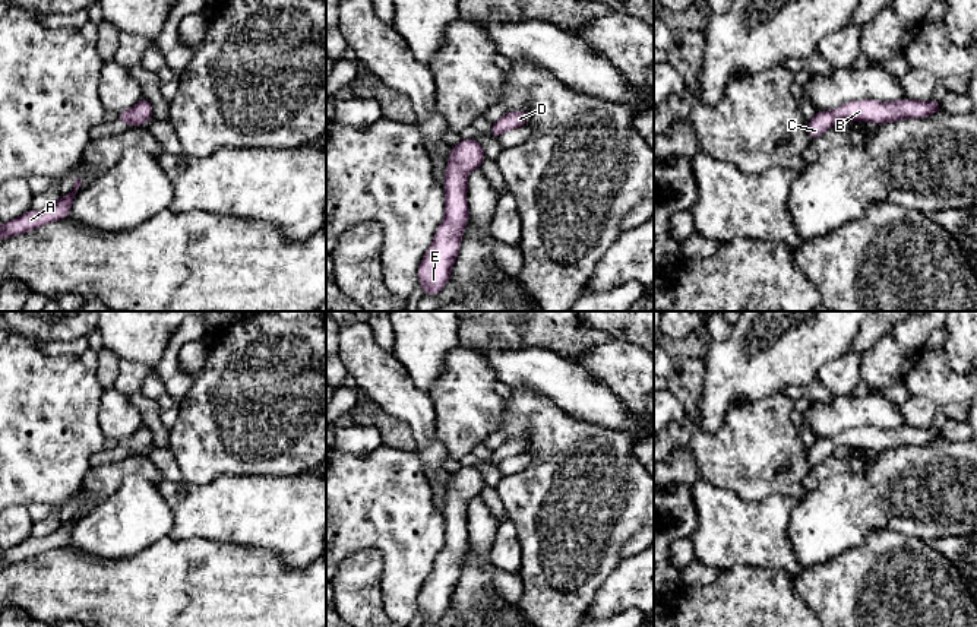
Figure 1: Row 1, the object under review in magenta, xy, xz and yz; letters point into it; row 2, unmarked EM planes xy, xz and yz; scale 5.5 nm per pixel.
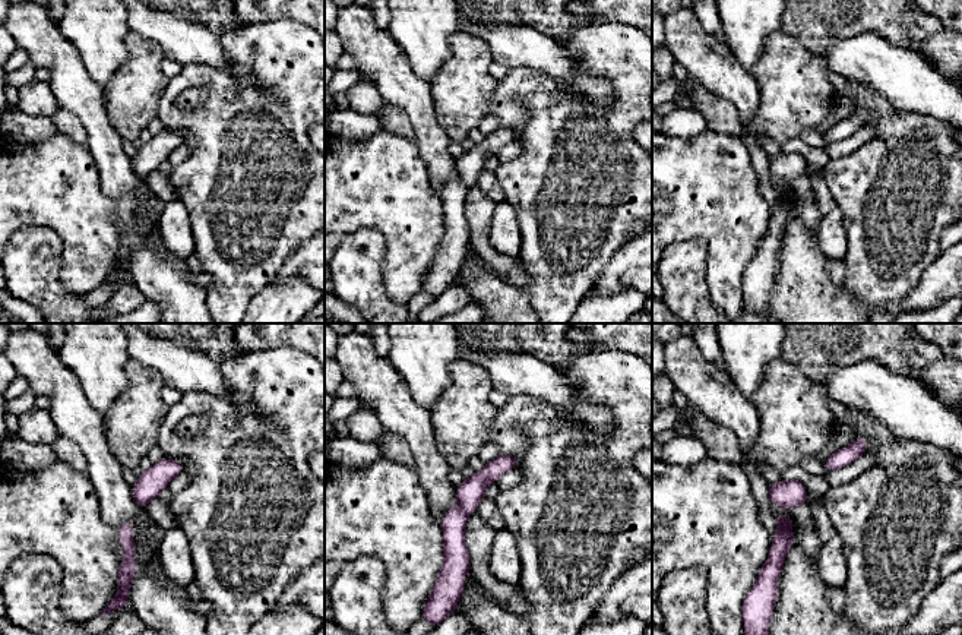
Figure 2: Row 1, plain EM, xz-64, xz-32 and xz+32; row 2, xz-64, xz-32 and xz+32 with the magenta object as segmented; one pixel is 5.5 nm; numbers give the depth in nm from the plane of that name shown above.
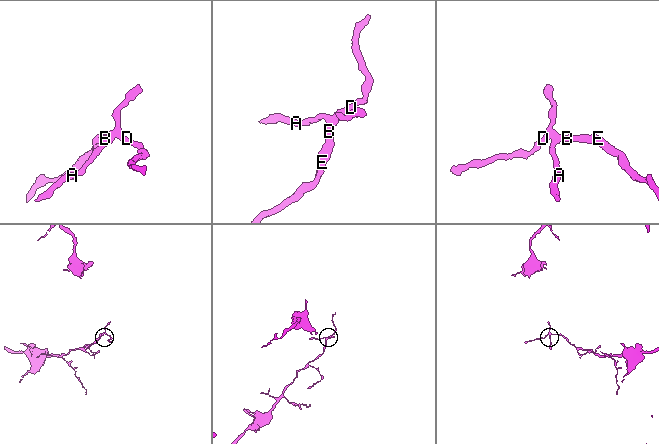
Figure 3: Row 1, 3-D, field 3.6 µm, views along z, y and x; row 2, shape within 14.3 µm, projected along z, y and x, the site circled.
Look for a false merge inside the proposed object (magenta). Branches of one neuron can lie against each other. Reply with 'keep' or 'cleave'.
keep

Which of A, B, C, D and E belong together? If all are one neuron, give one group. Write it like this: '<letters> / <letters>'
A B C D E

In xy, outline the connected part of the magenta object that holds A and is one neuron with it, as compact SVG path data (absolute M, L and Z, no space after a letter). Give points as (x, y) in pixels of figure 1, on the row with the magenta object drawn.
M78 178L75 181L75 189L72 193L61 196L54 205L44 210L31 209L19 218L15 218L6 224L0 224L0 240L16 237L39 227L44 227L50 222L66 219L70 213L73 199L80 184L82 180Z

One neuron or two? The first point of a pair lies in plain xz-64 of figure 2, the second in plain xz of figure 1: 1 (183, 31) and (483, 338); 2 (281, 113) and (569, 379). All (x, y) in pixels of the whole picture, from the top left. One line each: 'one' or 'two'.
1: two
2: two

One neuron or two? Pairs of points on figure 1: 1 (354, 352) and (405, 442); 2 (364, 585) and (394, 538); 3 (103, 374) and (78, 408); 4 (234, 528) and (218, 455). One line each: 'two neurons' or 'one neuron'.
1: two neurons
2: two neurons
3: two neurons
4: two neurons

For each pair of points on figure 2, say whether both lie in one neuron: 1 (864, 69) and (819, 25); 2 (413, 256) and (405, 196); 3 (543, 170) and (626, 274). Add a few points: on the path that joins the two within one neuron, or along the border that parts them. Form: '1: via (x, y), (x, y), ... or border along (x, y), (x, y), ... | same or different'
1: border along (869, 32), (831, 41), (823, 56) | different
2: via (411, 242), (411, 218), (407, 211) | same
3: border along (633, 236), (614, 253), (594, 286) | different

